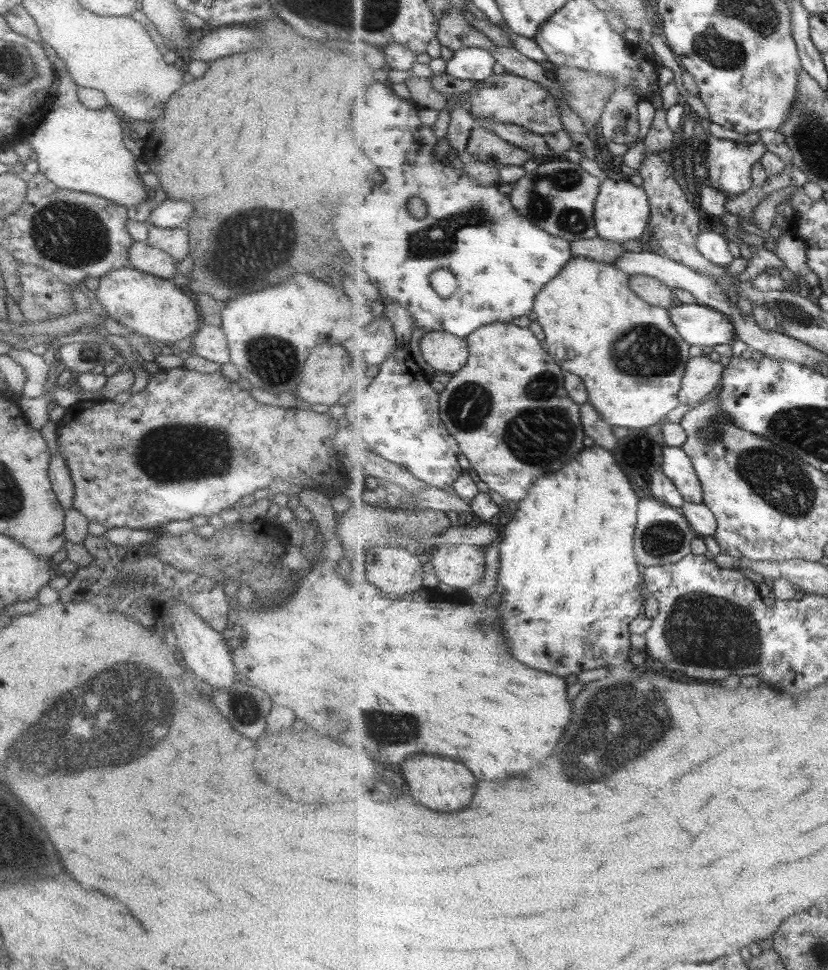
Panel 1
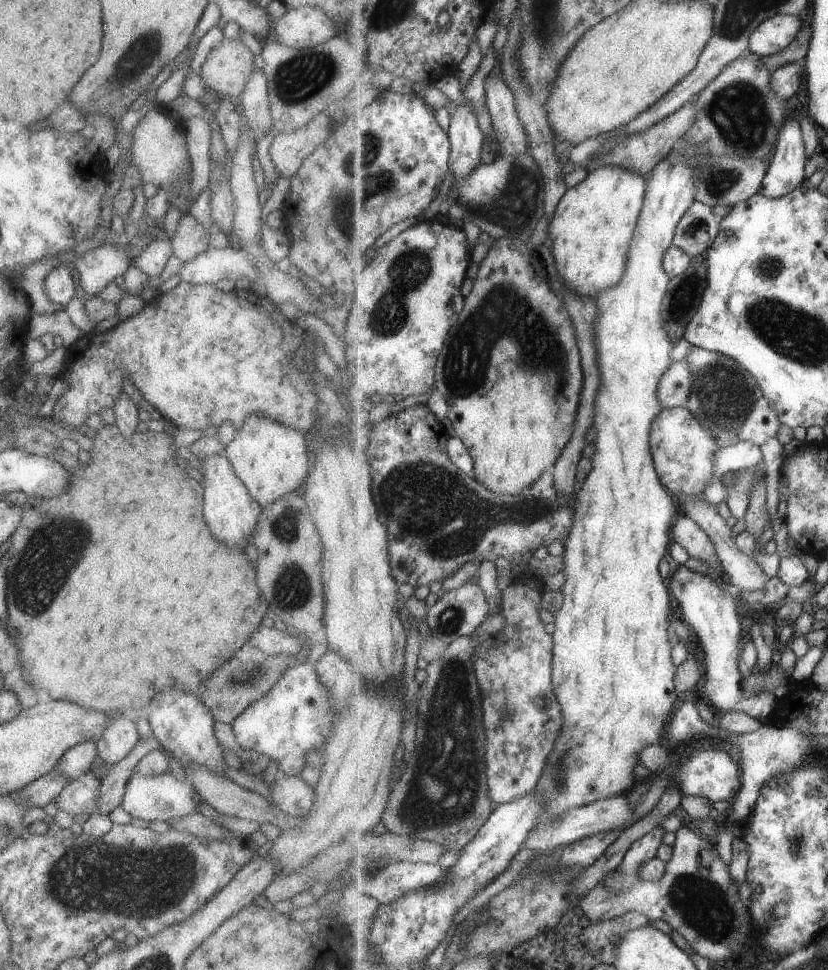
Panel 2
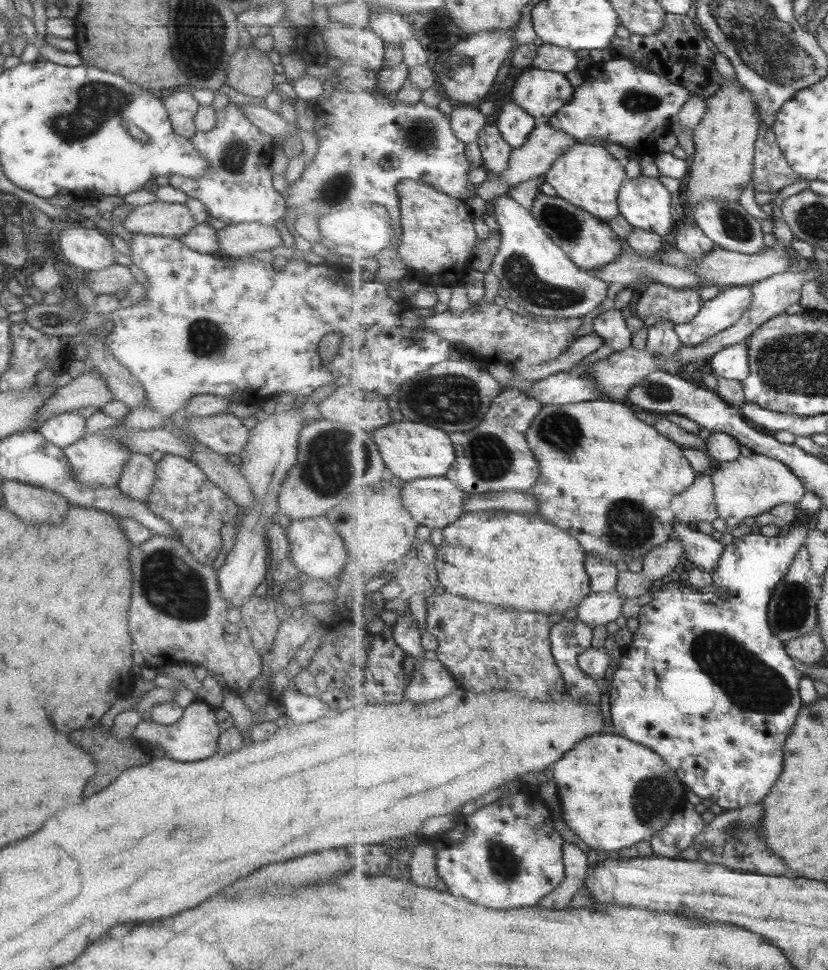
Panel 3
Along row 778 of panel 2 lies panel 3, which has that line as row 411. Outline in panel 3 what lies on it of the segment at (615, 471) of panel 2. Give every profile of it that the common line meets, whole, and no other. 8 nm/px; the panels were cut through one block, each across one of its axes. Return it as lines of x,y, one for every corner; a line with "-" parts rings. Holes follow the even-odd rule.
601,398
565,405
549,404
543,406
526,432
529,448
536,455
540,466
540,477
530,491
536,498
538,513
547,522
560,527
562,530
567,531
569,535
572,535
588,554
601,557
613,563
619,562
619,560
624,561
626,564
632,560
644,560
645,556
649,555
655,548
661,547
665,542
668,542
671,539
671,535
673,535
676,522
676,512
672,512
668,504
671,504
675,494
681,495
684,493
690,486
695,484
695,481
700,476
693,468
692,463
689,462
689,459
685,458
682,447
673,442
672,439
662,435
654,425
646,424
641,418
637,418
637,415
638,413
629,405

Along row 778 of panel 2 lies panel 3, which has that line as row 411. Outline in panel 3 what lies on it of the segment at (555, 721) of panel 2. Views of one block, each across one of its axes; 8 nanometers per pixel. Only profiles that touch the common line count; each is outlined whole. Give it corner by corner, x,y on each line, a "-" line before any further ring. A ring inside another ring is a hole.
517,387
505,388
493,401
483,424
465,434
453,434
452,441
457,446
457,460
446,477
461,490
472,495
509,490
530,492
540,477
540,466
536,455
529,448
526,432
542,408
543,404

